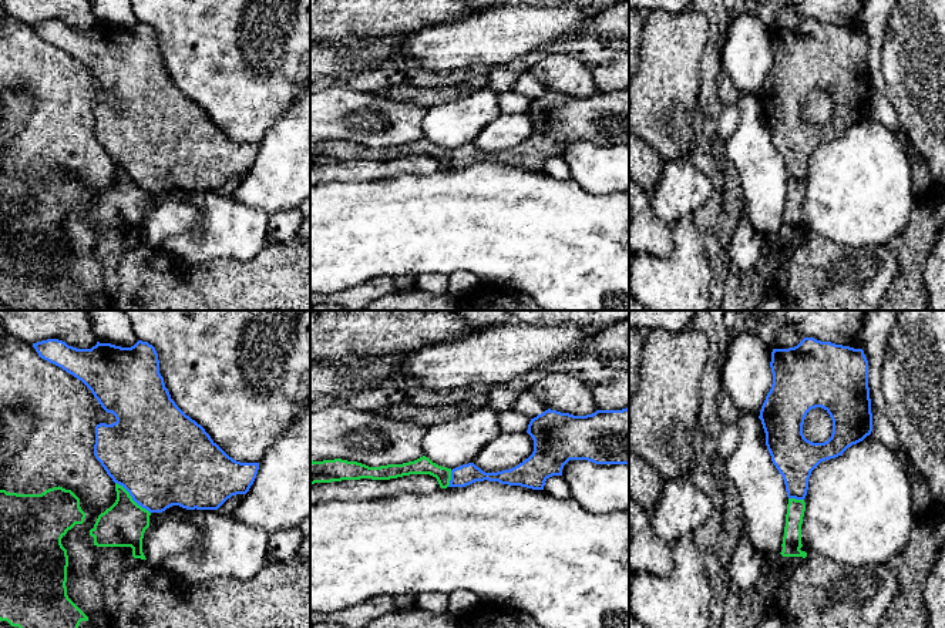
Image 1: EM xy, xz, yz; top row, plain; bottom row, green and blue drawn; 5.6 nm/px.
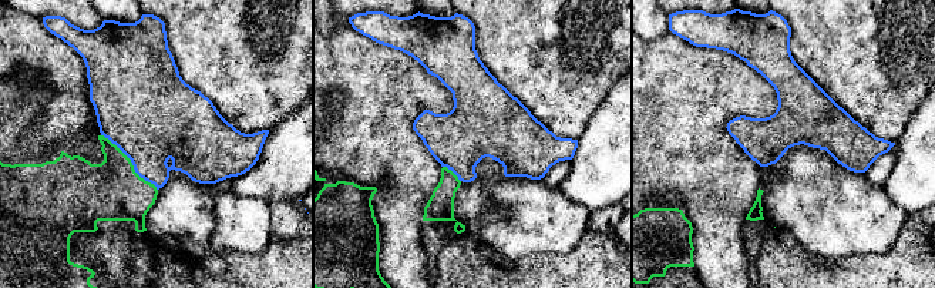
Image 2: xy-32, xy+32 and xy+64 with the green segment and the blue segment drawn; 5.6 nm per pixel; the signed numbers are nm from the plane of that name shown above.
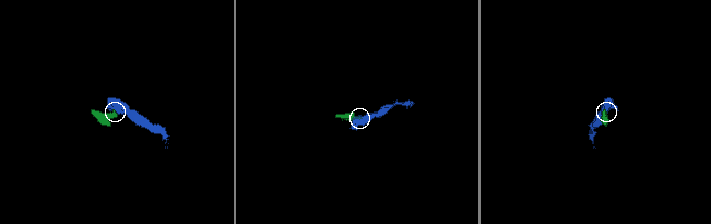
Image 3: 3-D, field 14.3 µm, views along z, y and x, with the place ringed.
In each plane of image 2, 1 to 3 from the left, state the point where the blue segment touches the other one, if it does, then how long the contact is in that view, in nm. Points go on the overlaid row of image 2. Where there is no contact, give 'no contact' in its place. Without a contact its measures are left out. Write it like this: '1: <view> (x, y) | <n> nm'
1: xy-32 (131, 163) | 440 nm
2: xy+32 (453, 173) | 140 nm
3: no contact

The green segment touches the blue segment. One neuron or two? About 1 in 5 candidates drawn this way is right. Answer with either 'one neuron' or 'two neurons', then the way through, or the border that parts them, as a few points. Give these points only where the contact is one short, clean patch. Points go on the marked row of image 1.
two neurons; border along xy (115, 482), (150, 513)

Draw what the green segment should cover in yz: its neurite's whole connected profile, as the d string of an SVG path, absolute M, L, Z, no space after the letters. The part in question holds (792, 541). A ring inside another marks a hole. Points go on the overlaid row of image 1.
M788 498L781 548L764 557L760 578L753 587L730 588L720 628L759 628L764 619L784 614L788 578L808 554L801 544L804 511L804 500Z

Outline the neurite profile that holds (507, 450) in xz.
M500 433L485 444L474 464L485 473L510 470L534 451L534 440L525 433Z

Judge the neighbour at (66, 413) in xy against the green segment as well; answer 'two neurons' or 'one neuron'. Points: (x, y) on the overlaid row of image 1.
two neurons

